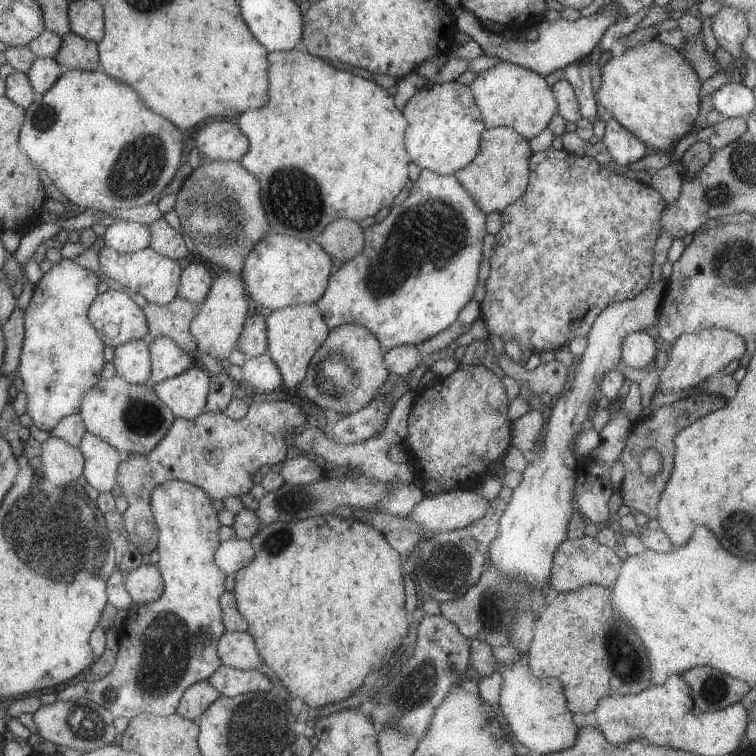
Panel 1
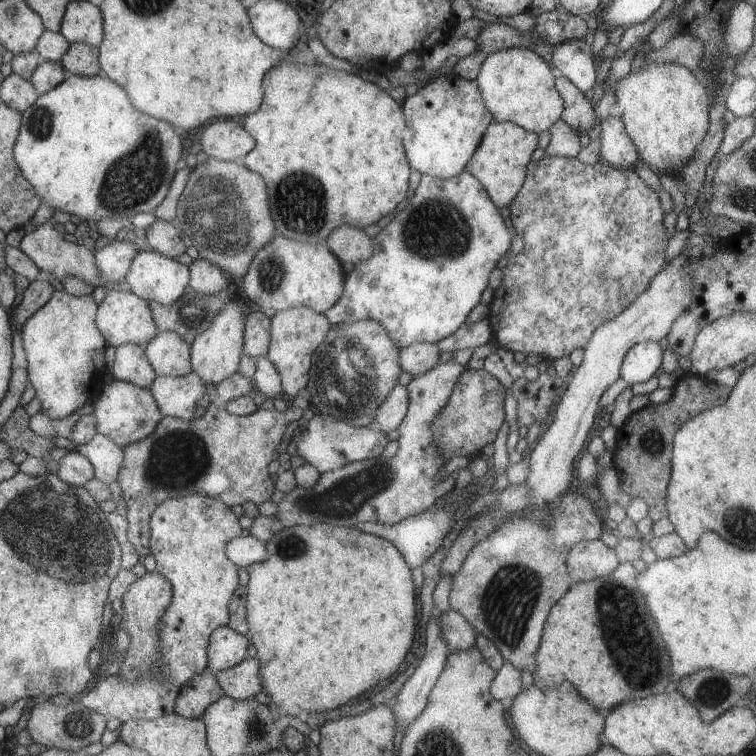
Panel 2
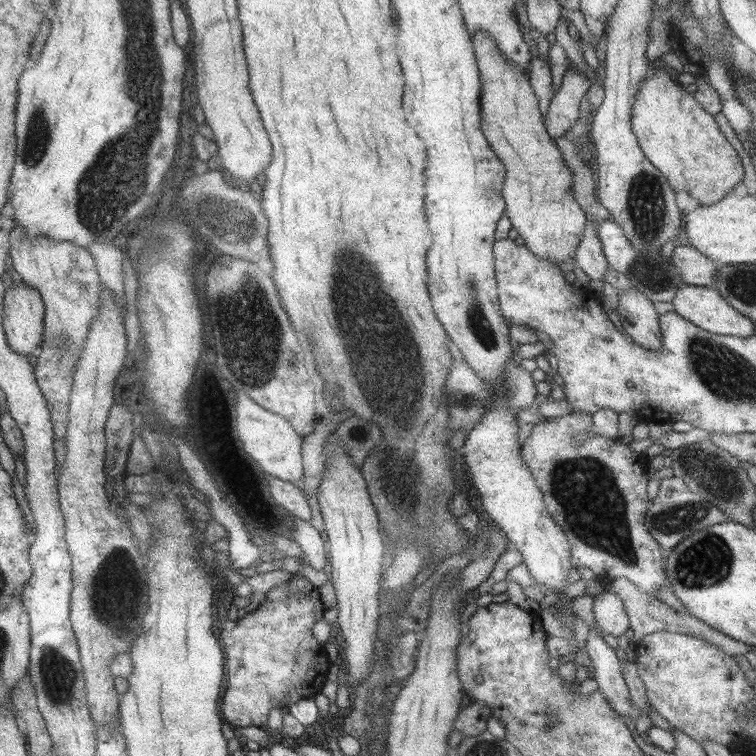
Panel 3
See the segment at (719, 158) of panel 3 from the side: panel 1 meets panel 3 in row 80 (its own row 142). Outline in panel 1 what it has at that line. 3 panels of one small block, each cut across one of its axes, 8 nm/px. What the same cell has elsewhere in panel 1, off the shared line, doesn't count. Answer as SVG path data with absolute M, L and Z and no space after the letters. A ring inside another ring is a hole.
M658 39L628 50L616 50L614 56L601 68L603 82L596 89L597 101L612 112L613 117L647 144L651 152L673 154L694 135L695 122L701 107L702 82L695 70L681 54Z

